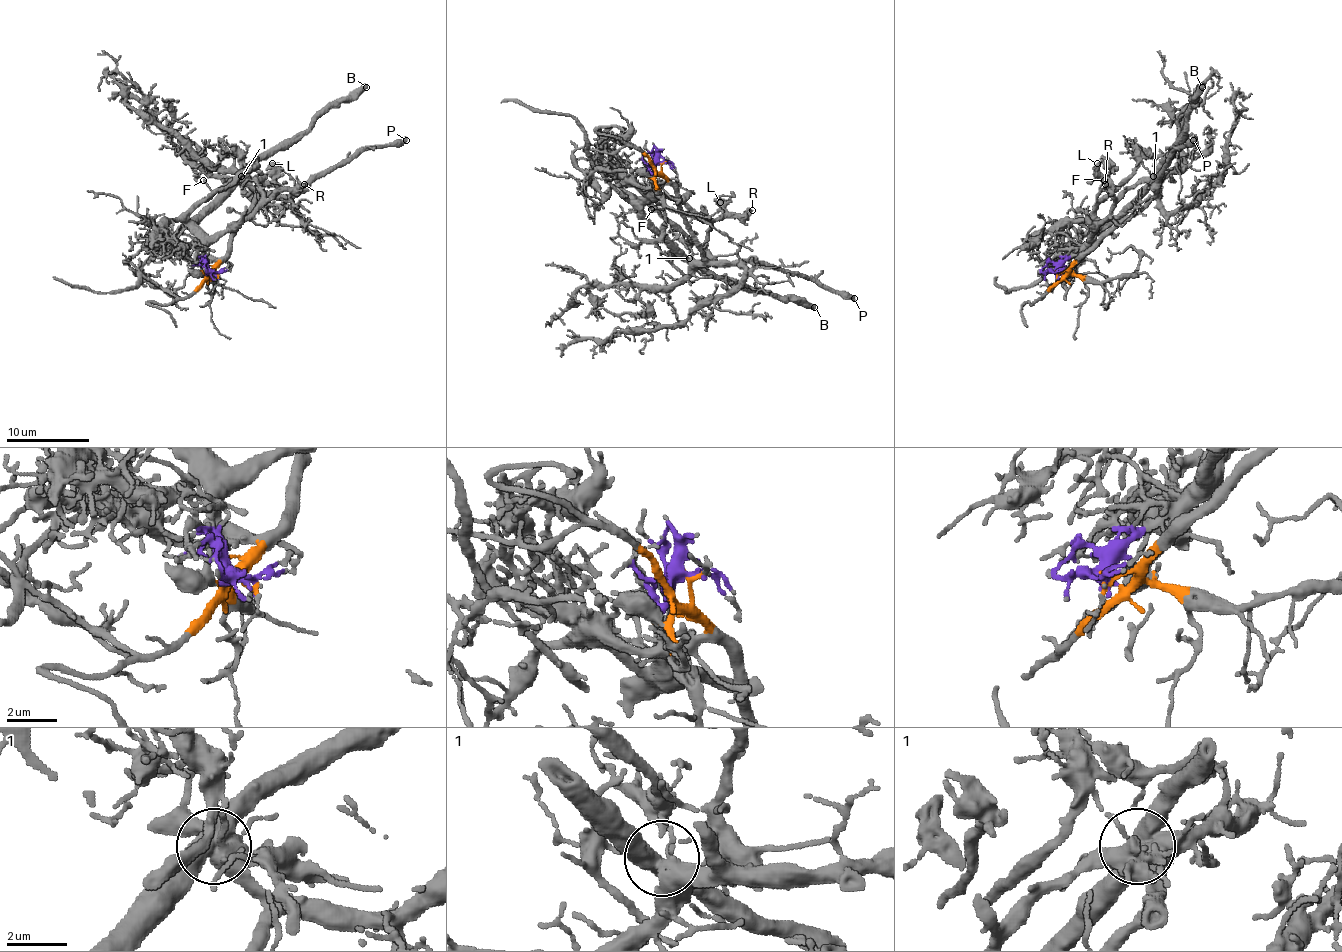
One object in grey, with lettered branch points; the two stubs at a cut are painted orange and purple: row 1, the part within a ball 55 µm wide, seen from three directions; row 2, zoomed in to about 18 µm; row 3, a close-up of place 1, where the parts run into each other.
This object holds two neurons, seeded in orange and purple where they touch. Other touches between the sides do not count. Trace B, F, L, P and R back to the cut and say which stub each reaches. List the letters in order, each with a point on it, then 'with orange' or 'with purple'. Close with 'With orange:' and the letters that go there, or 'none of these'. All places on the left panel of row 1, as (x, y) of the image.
B: at (366, 87); with purple
F: at (203, 180); with purple
L: at (272, 163); with purple
P: at (406, 140); with orange
R: at (304, 184); with purple
With orange: P

